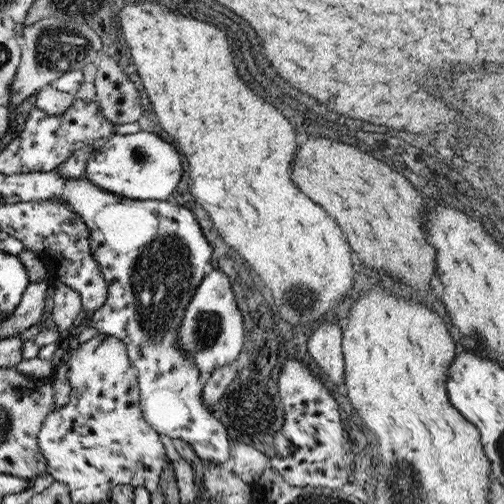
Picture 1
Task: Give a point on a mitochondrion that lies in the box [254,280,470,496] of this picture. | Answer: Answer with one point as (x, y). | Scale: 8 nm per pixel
(305, 299)

